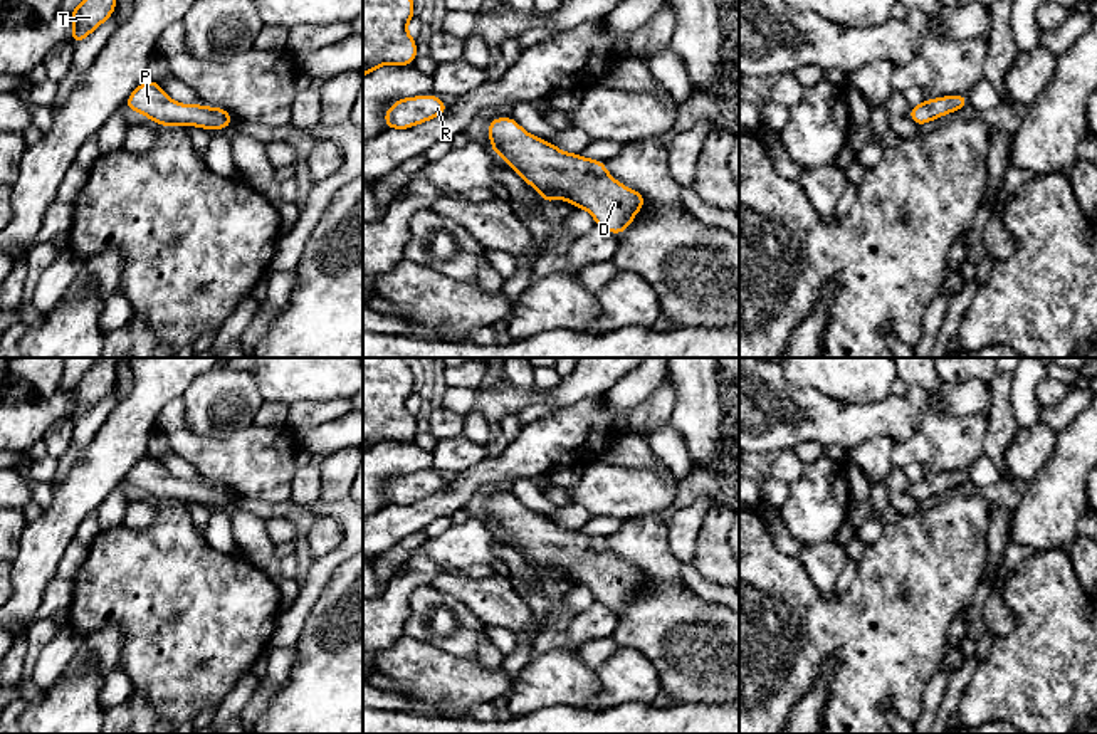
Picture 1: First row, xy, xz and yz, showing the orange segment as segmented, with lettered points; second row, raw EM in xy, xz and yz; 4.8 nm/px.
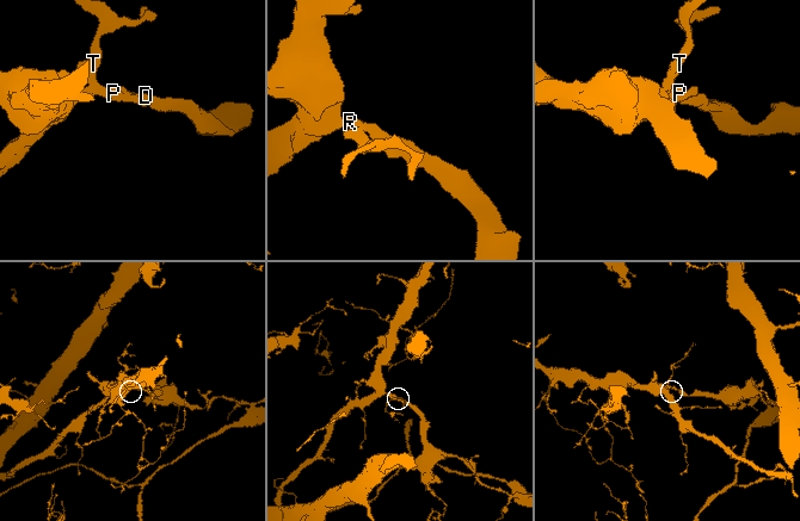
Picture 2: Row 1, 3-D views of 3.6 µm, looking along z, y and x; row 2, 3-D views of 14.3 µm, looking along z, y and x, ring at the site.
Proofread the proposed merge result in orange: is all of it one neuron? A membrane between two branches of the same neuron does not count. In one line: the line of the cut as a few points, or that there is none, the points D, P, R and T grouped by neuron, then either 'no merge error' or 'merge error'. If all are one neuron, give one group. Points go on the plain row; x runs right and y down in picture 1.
no cut; D P R T; no merge error

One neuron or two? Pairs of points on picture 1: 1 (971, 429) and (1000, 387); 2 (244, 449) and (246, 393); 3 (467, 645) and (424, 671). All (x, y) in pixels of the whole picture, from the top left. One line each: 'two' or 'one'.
1: two
2: two
3: two

